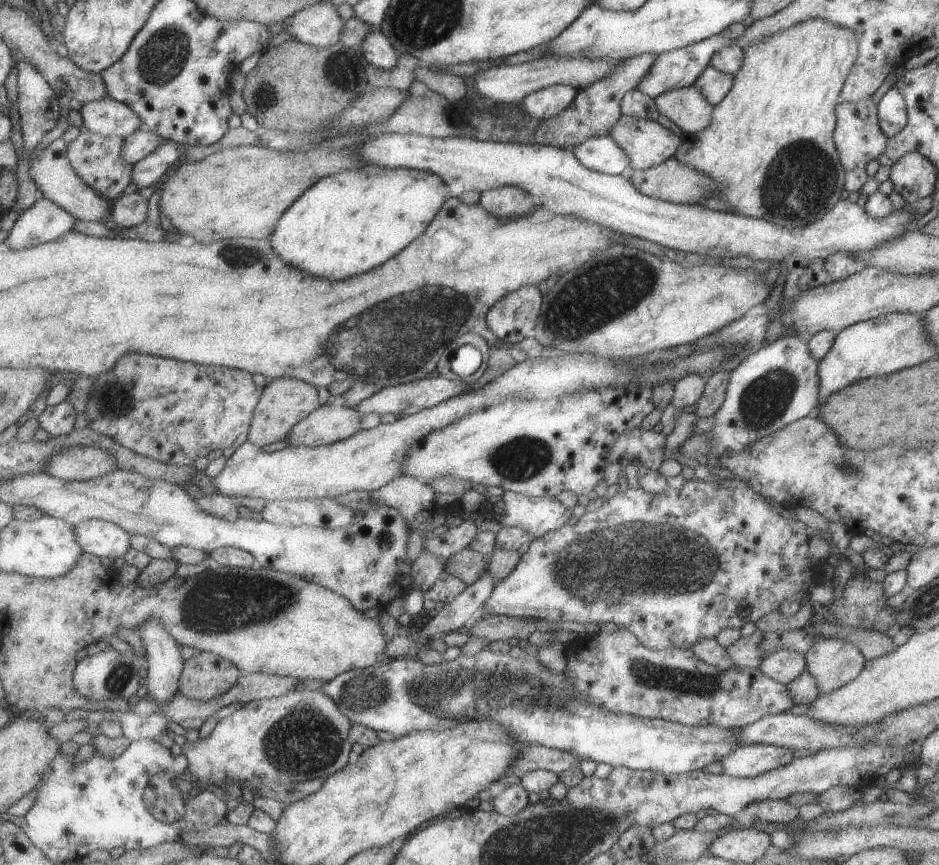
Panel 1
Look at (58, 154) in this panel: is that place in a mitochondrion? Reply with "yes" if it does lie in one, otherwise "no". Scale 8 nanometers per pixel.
no

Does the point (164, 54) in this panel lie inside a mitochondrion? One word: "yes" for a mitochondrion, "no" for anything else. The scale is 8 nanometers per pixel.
yes

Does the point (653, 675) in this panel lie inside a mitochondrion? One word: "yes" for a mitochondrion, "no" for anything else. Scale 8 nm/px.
yes

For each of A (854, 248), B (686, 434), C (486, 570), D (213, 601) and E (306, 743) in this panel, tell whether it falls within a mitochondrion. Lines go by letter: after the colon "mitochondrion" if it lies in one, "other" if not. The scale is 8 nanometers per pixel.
A: other
B: other
C: other
D: mitochondrion
E: mitochondrion

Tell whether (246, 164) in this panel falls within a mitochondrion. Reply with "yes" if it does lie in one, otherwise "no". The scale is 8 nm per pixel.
no

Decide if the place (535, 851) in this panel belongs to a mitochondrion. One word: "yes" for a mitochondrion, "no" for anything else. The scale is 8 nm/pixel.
yes

